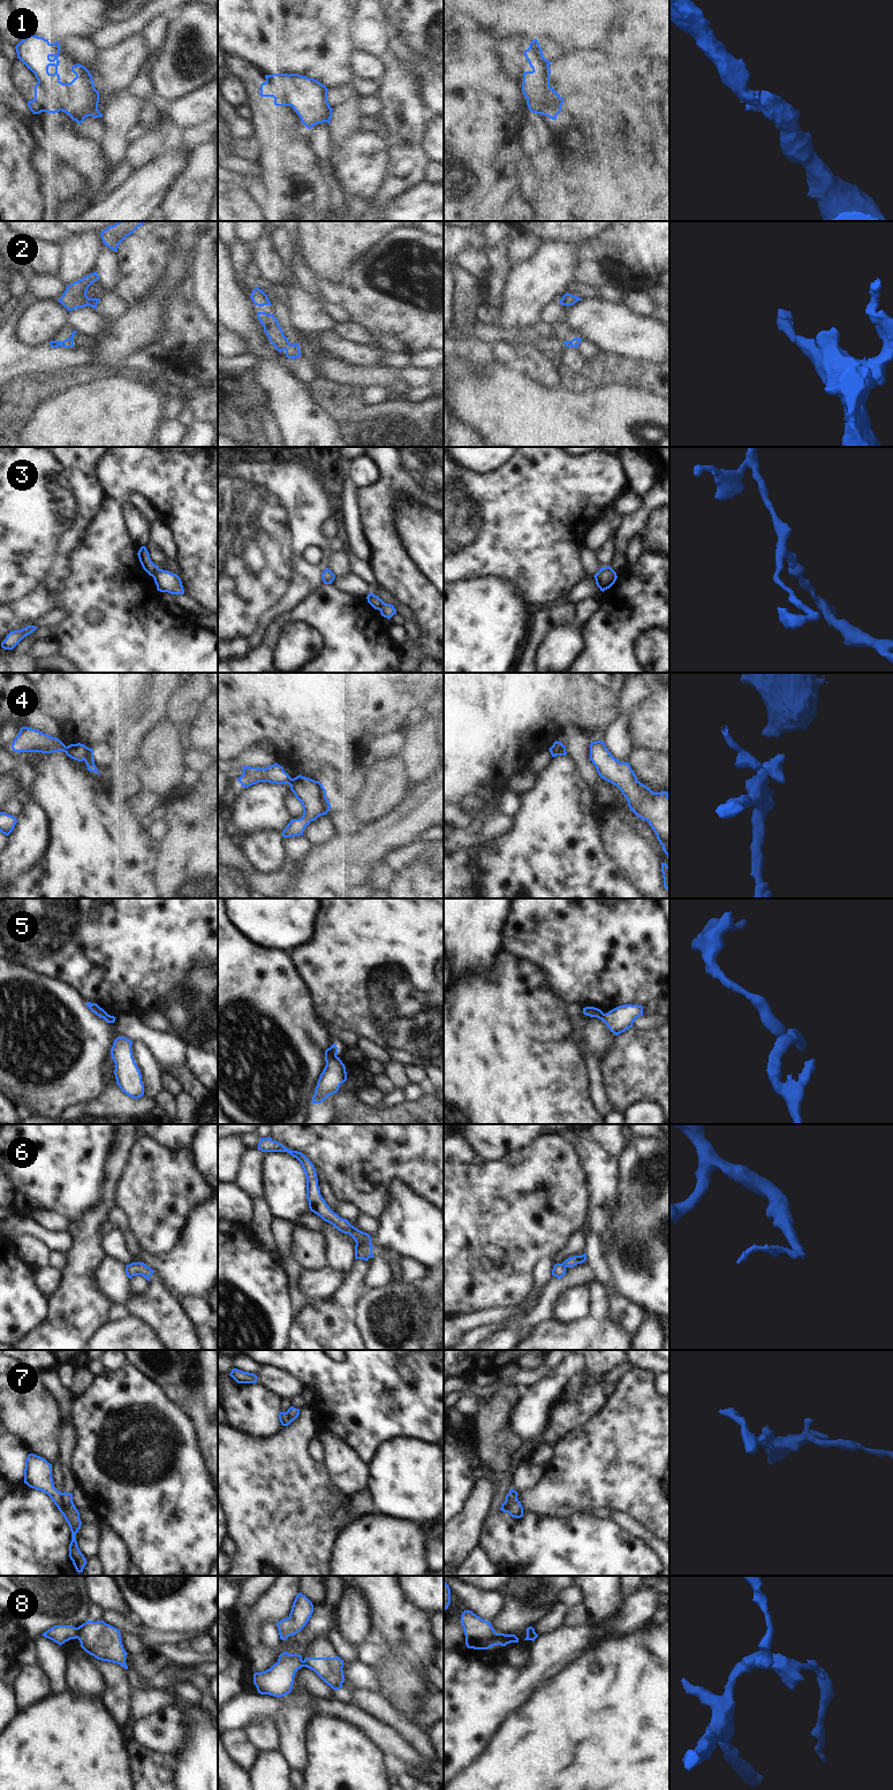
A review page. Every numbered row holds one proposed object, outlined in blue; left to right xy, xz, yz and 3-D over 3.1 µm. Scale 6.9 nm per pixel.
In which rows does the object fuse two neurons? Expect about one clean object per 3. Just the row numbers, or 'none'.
1, 3, 4, 5, 6, 7, 8

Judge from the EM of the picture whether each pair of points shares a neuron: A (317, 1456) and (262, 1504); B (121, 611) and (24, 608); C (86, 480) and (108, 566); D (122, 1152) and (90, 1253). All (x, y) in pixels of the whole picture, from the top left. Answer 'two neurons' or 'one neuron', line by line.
A: two neurons
B: two neurons
C: two neurons
D: one neuron

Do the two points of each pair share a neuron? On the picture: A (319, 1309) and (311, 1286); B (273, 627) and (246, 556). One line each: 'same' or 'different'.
A: different
B: different

